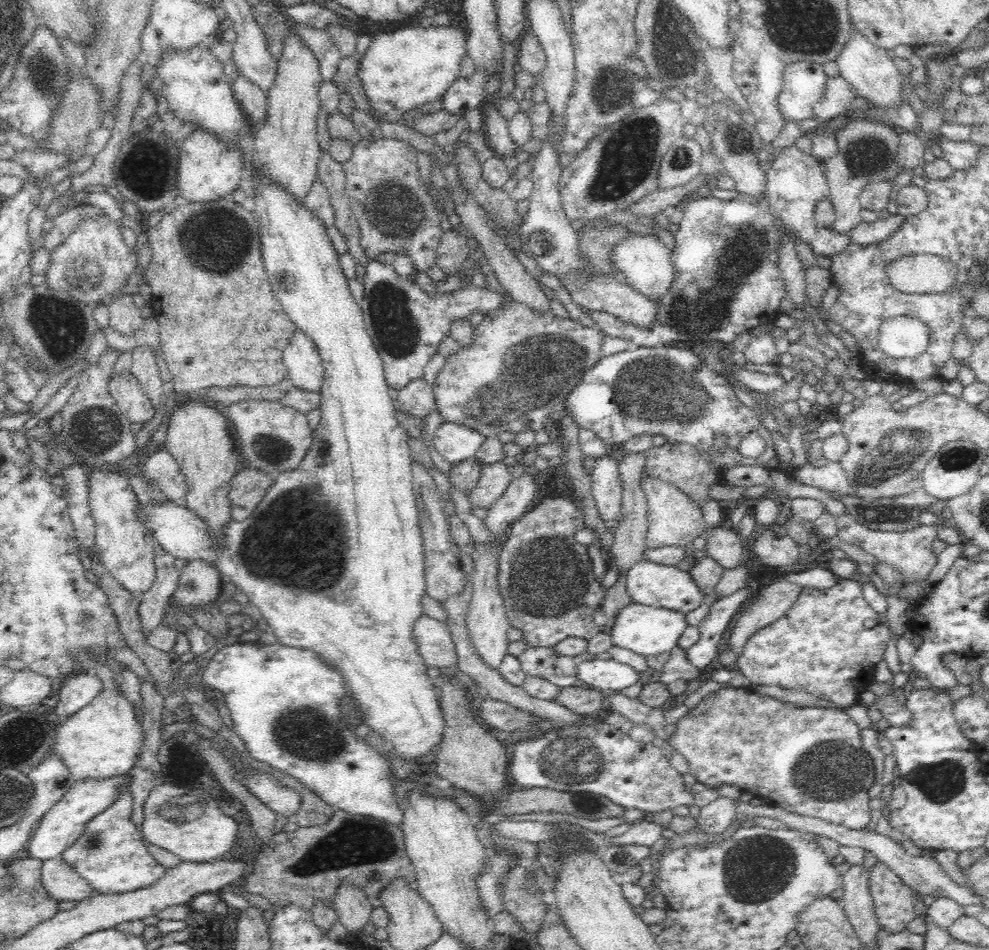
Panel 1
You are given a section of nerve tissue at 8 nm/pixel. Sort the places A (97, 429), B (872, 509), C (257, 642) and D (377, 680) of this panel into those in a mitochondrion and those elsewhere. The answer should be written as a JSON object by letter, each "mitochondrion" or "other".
{"A":"mitochondrion","B":"mitochondrion","C":"other","D":"other"}

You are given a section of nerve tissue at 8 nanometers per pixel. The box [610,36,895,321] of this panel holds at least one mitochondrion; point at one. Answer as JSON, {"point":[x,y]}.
{"point":[754,238]}

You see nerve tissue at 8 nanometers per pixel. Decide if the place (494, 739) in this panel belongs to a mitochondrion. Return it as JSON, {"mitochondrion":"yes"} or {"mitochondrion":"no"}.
{"mitochondrion":"no"}

